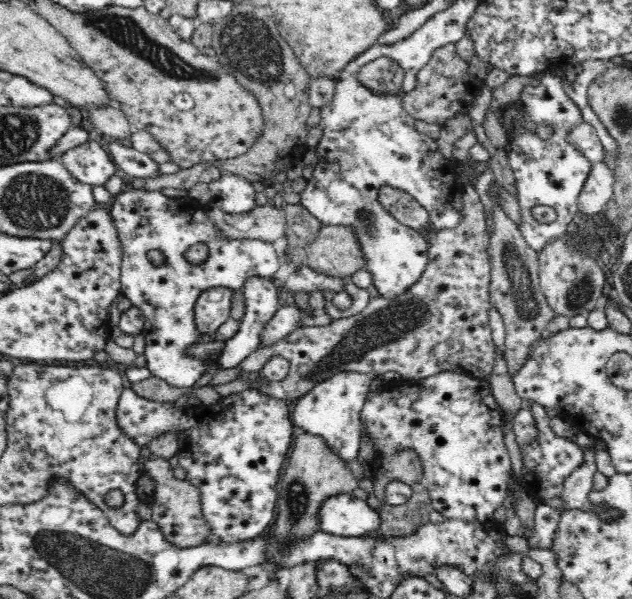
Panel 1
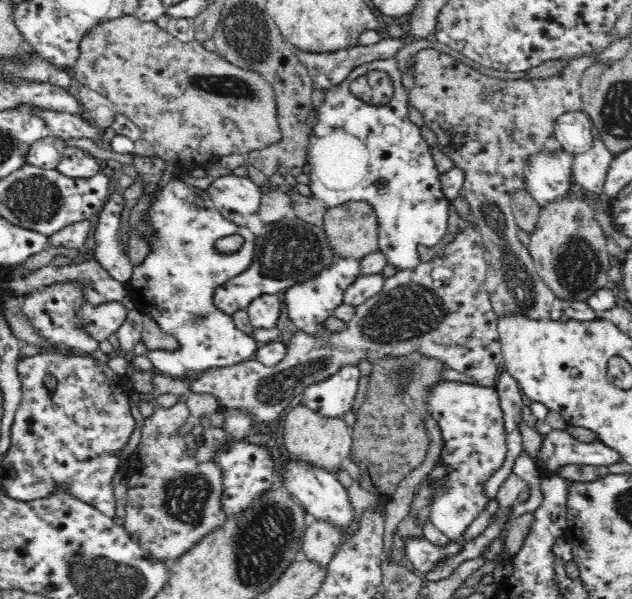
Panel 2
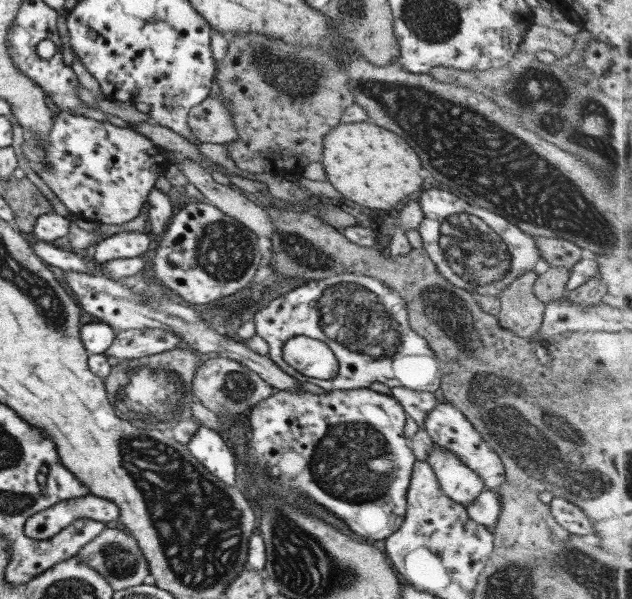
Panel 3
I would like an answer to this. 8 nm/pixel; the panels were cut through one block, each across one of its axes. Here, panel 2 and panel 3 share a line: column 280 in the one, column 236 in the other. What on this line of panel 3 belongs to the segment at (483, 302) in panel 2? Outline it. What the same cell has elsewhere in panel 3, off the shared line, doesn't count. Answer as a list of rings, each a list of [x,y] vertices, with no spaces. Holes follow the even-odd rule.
[[[226,356],[208,359],[198,365],[192,389],[194,400],[199,400],[222,420],[250,410],[256,403],[272,396],[272,387],[257,372]]]

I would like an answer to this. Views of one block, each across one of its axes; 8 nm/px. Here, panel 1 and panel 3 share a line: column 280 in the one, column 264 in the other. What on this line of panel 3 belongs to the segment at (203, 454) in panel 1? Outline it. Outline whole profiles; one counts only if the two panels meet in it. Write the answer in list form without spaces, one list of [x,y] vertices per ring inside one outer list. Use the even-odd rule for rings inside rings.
[[[354,388],[352,390],[330,390],[330,393],[324,393],[320,395],[313,394],[308,391],[304,391],[301,389],[299,392],[290,392],[289,390],[280,390],[278,393],[269,396],[267,399],[264,399],[258,403],[256,403],[248,412],[248,417],[250,419],[250,426],[252,427],[252,431],[248,434],[250,436],[250,441],[248,441],[247,452],[246,452],[246,470],[266,470],[268,472],[270,478],[274,480],[274,482],[279,482],[282,484],[282,488],[286,489],[287,492],[298,492],[302,494],[302,496],[306,496],[310,500],[314,500],[316,504],[320,504],[320,506],[324,506],[328,512],[331,512],[334,516],[343,520],[346,523],[346,526],[352,530],[352,532],[359,534],[362,538],[370,538],[370,540],[385,540],[391,534],[398,531],[398,528],[402,526],[406,510],[407,510],[407,490],[410,485],[410,480],[413,474],[414,464],[417,462],[416,456],[413,454],[413,451],[409,448],[408,439],[404,436],[404,425],[406,424],[406,414],[404,413],[404,407],[394,398],[392,395],[386,395],[382,393],[378,393],[369,388]]]

